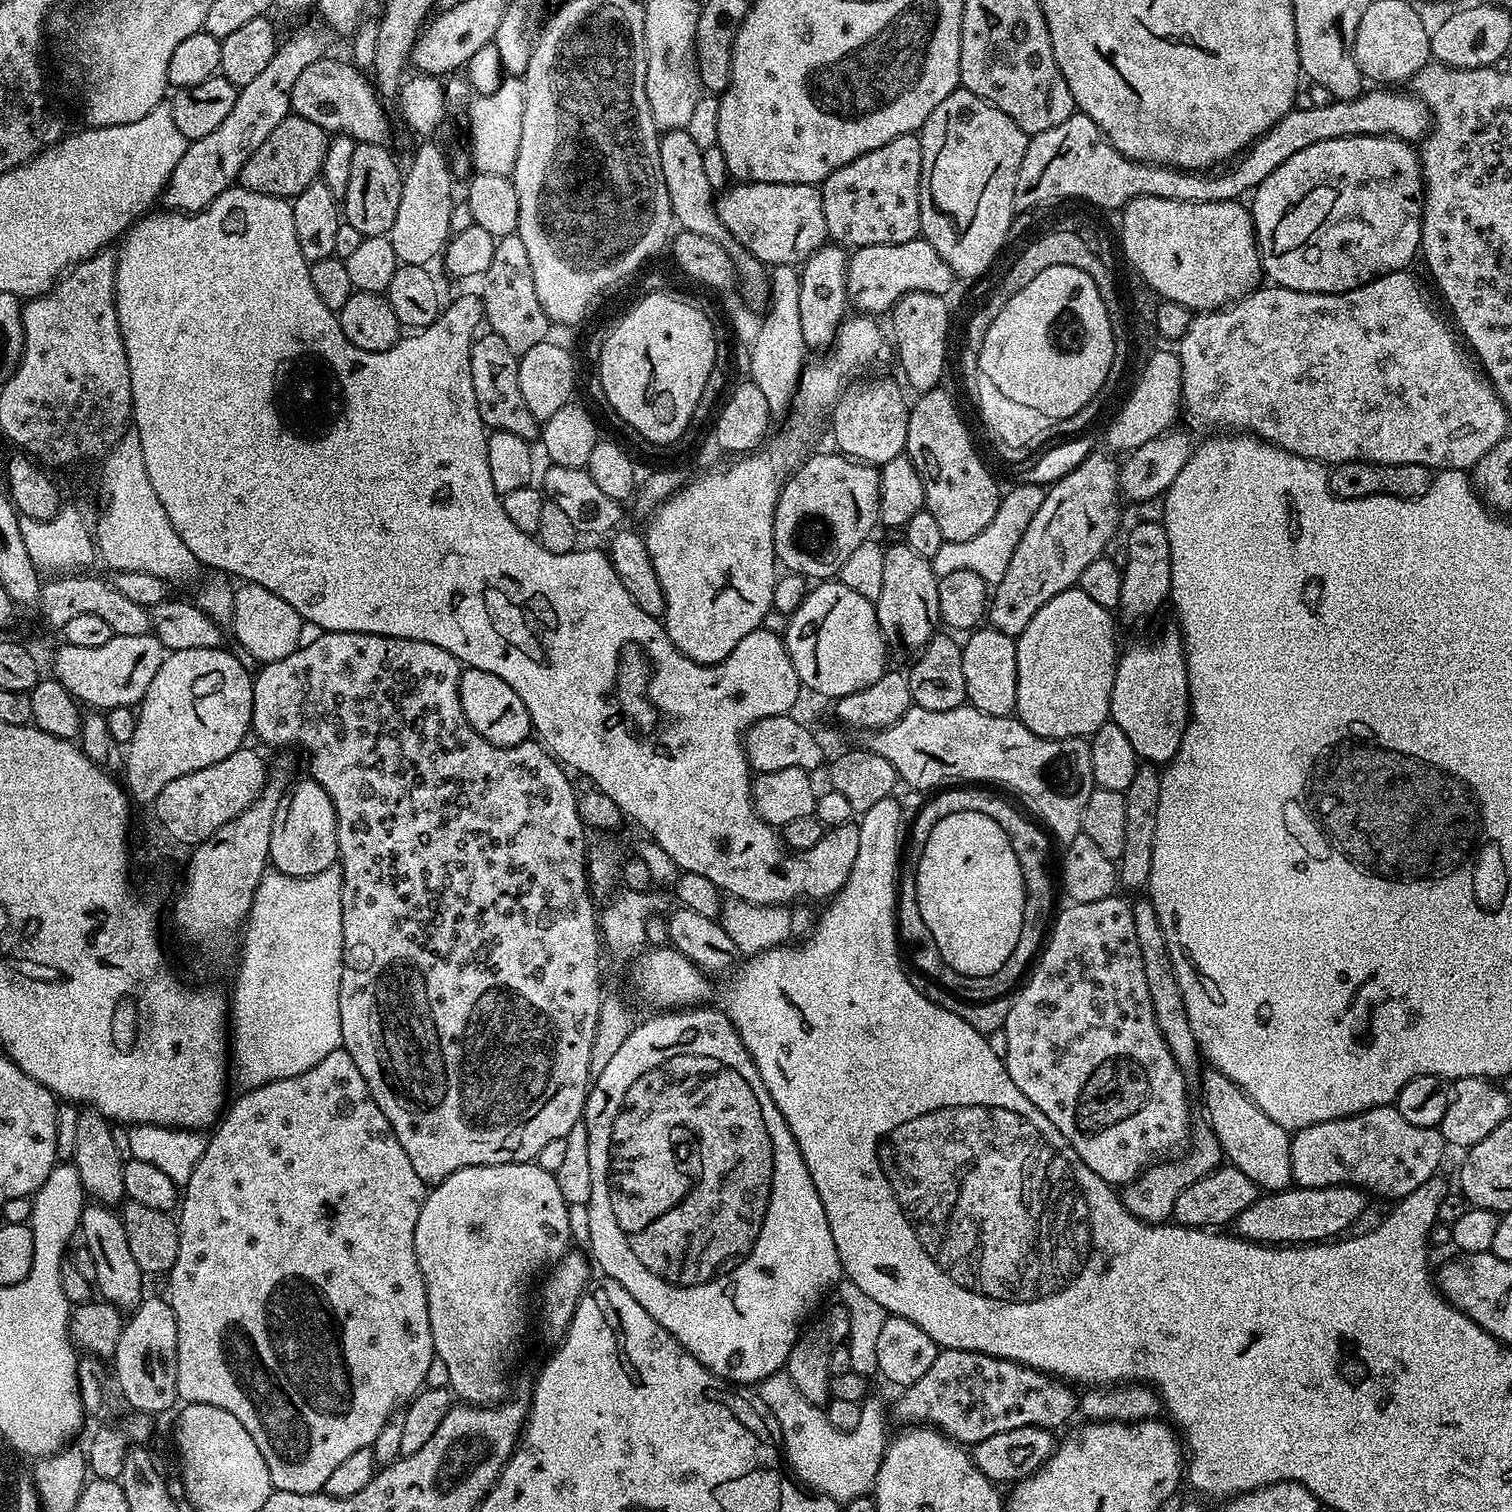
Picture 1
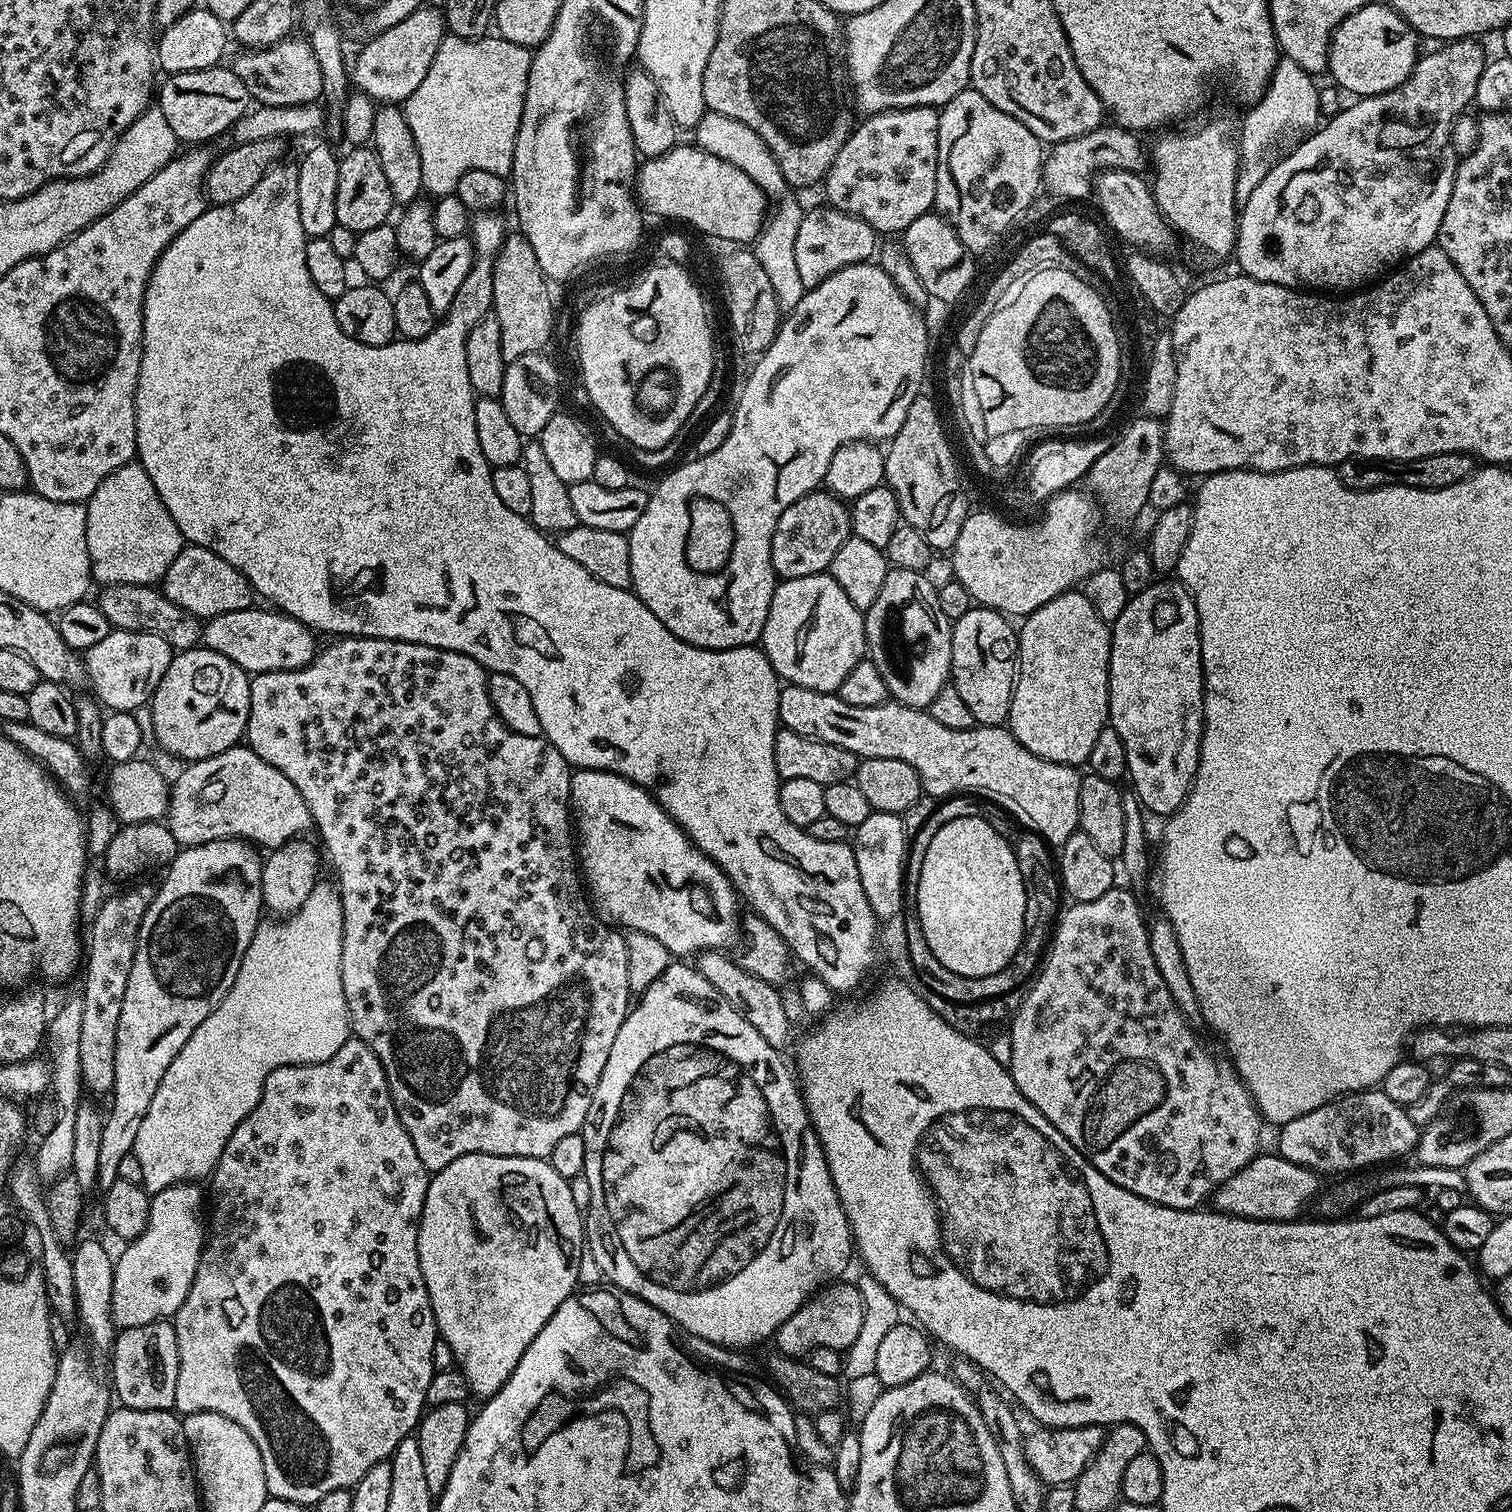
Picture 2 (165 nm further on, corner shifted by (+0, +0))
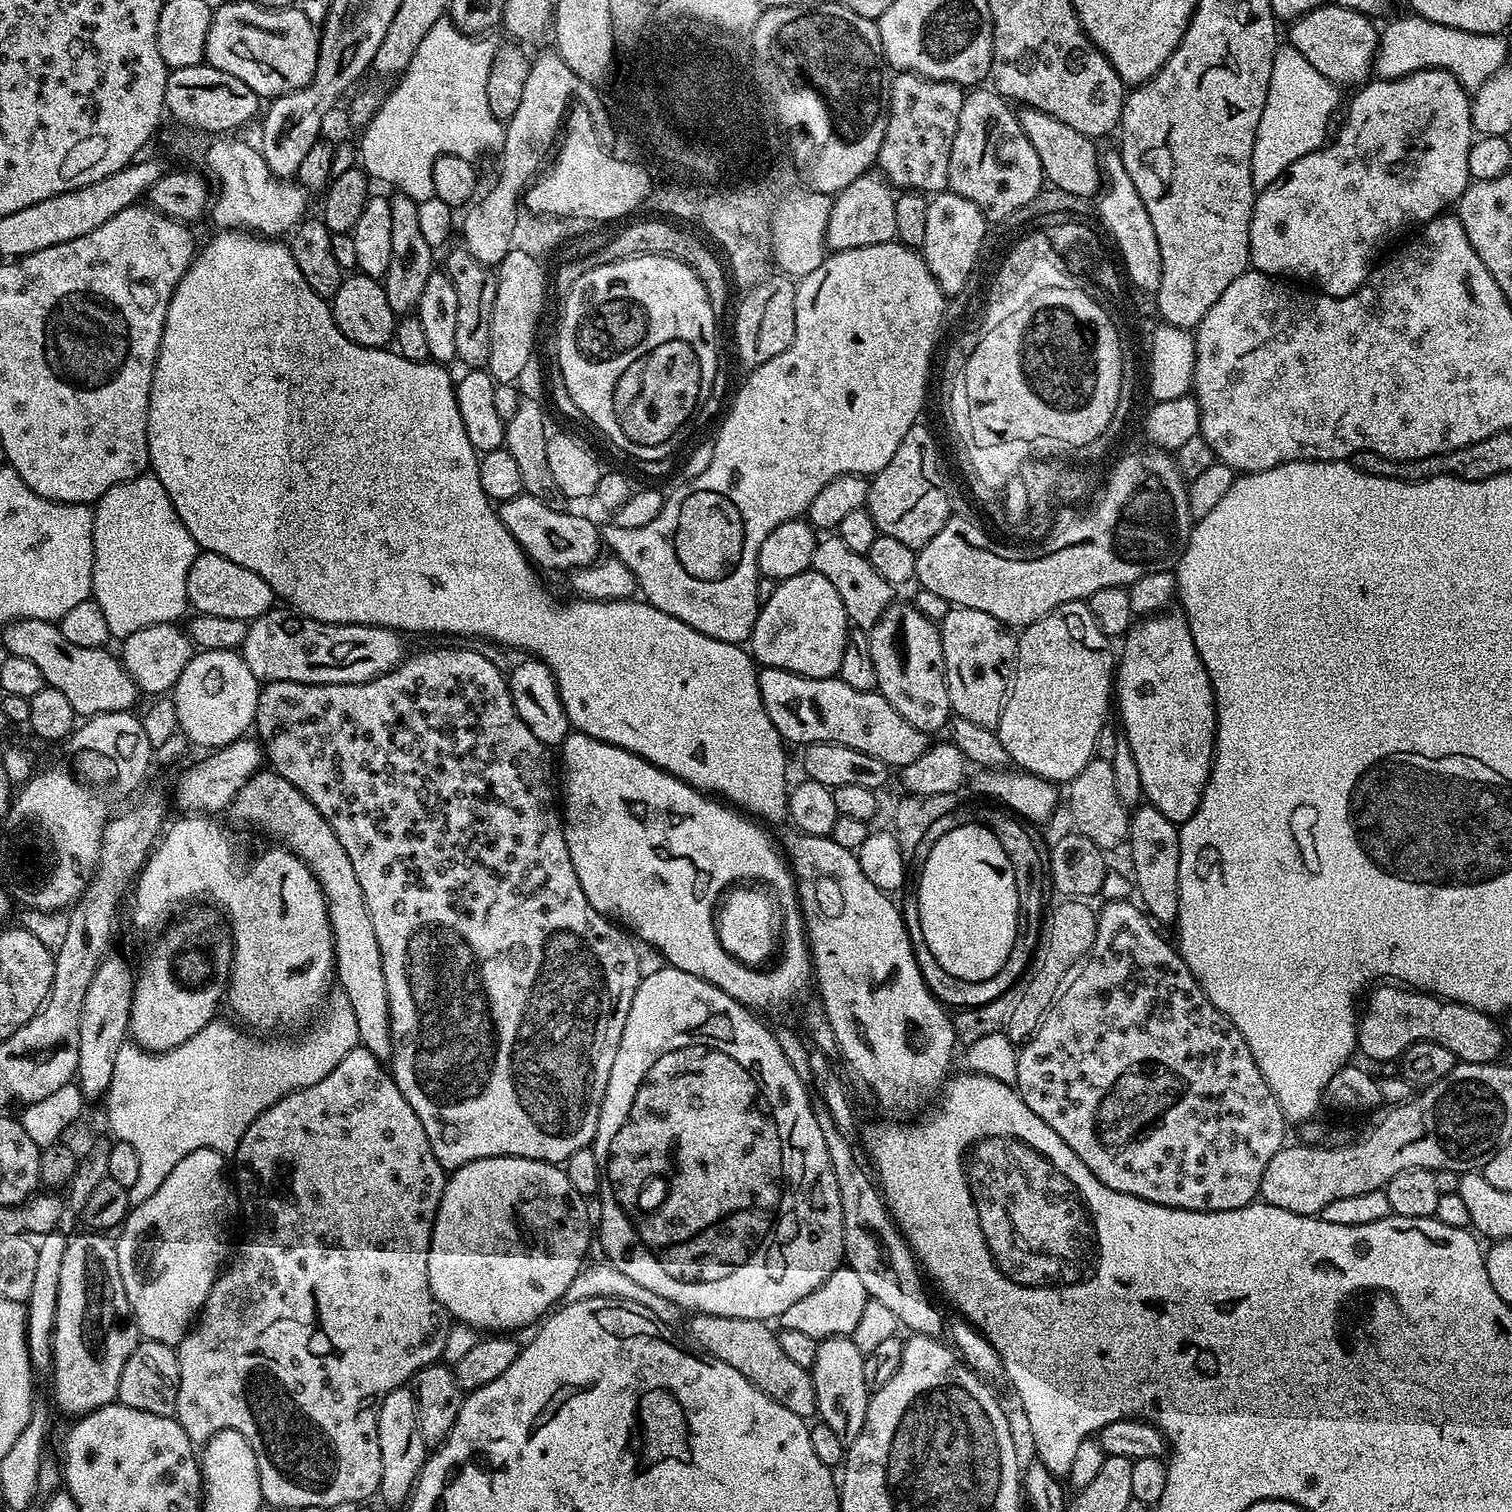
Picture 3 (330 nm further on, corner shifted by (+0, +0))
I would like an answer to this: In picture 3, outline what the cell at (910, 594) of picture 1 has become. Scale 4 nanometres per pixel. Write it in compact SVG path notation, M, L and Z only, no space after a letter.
M893 602L874 627L867 629L867 633L880 695L919 732L935 734L939 728L941 731L953 715L953 710L948 697L939 627L928 620L915 603Z

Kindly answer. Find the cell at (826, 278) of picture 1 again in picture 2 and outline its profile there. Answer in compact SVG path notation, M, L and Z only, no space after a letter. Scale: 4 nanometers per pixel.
M831 206L812 208L803 213L794 238L794 259L798 275L806 286L821 284L830 274L851 264L868 262L877 255L878 234L862 218Z

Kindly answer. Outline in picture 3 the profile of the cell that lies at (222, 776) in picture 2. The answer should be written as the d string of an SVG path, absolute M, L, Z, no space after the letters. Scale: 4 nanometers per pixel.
M271 770L258 771L249 778L232 800L226 816L240 828L253 828L269 836L272 839L269 841L287 848L314 874L328 907L332 941L336 947L334 976L350 1002L350 1010L354 1010L360 1044L370 1050L374 1058L382 1062L391 1061L392 1035L386 978L382 974L382 954L378 950L374 922L370 922L370 910L366 910L366 898L362 898L362 886L354 874L354 866L342 842L338 842L338 834L330 830L330 822L314 810L314 802L310 802L298 786L290 786L286 778Z

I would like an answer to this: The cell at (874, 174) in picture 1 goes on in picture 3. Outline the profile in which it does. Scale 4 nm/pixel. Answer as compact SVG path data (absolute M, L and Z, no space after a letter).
M896 72L891 77L886 134L876 164L893 189L935 194L948 188L950 150L965 95L959 84L928 80L913 72Z

